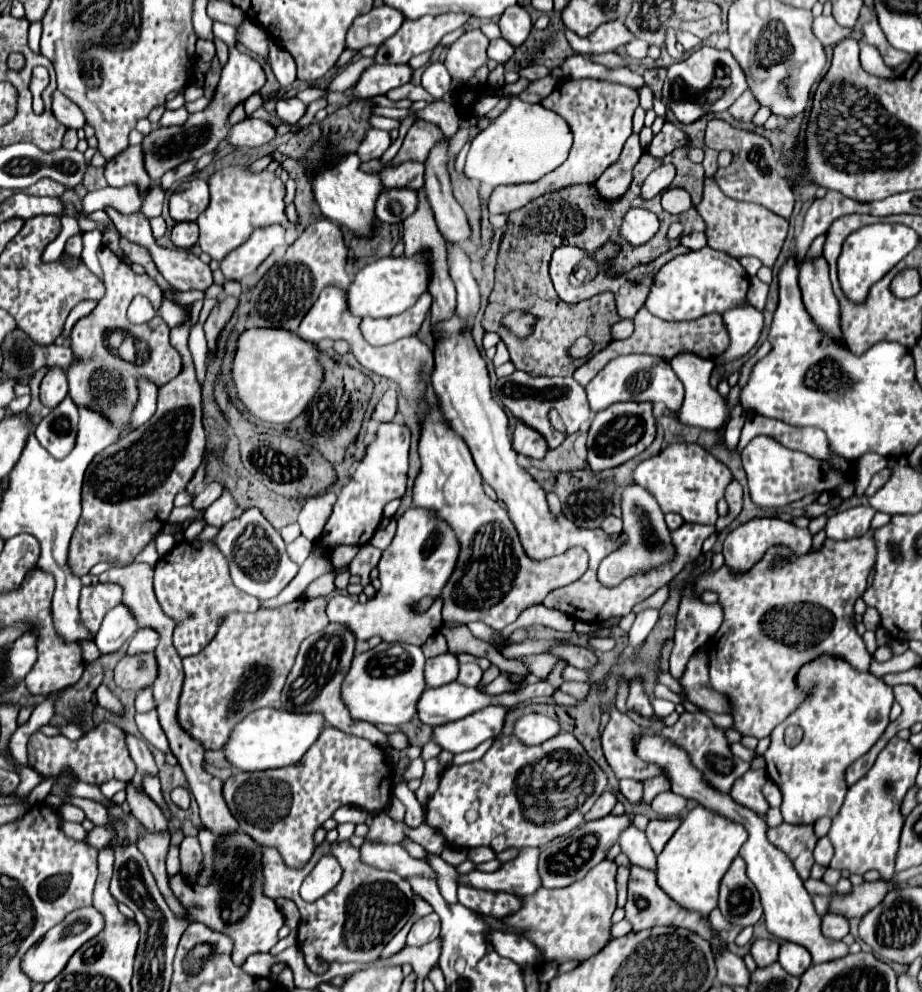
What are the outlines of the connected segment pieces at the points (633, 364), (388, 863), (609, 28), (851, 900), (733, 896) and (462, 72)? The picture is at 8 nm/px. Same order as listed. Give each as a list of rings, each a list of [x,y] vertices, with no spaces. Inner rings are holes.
[[[634,354],[634,356],[620,356],[616,360],[610,360],[600,374],[586,386],[590,408],[594,412],[608,408],[614,402],[626,402],[626,400],[640,400],[640,402],[664,402],[666,408],[672,412],[678,412],[684,400],[684,386],[678,380],[678,376],[672,372],[670,362],[660,356],[648,356],[648,354]]]
[[[364,840],[360,846],[360,862],[380,870],[392,870],[402,878],[416,874],[436,876],[426,862],[412,858],[400,844],[382,844],[382,842]]]
[[[612,20],[608,24],[602,24],[592,36],[580,38],[574,32],[566,32],[568,44],[572,46],[574,52],[580,54],[604,54],[604,52],[614,52],[622,46],[626,46],[634,36],[632,32],[624,26],[622,20]]]
[[[880,880],[876,884],[864,882],[862,886],[854,886],[854,892],[848,896],[840,896],[840,894],[834,896],[834,900],[830,902],[830,912],[844,914],[846,918],[862,918],[876,904],[880,904],[880,900],[892,888],[896,888],[896,886],[892,886],[884,880]]]
[[[740,856],[734,858],[720,882],[718,908],[730,924],[738,926],[754,926],[762,916],[758,890],[746,876],[746,864]]]
[[[468,30],[460,36],[446,54],[446,68],[452,78],[460,78],[464,84],[476,68],[488,61],[487,48],[490,40],[482,34],[482,30]]]

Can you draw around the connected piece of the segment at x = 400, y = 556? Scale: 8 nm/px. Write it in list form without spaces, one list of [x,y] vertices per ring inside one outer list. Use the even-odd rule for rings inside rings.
[[[408,508],[398,516],[398,528],[392,544],[382,552],[378,562],[380,570],[380,590],[374,600],[360,604],[350,596],[334,596],[326,608],[330,622],[344,624],[356,640],[368,640],[372,636],[382,636],[386,642],[406,642],[422,646],[430,636],[438,634],[442,628],[442,588],[448,584],[460,554],[460,542],[446,520],[438,518],[436,512],[426,508]],[[424,596],[432,596],[434,602],[424,614],[414,614],[410,604]]]

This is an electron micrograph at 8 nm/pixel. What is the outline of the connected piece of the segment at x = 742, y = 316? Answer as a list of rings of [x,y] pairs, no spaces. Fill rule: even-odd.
[[[732,308],[724,312],[724,326],[730,342],[728,348],[714,358],[716,368],[744,358],[754,350],[764,326],[764,316],[756,308]]]

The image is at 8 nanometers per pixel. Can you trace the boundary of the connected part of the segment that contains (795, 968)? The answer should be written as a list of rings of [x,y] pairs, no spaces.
[[[784,942],[780,946],[778,962],[788,974],[802,976],[806,972],[806,968],[812,964],[812,958],[810,958],[810,952],[806,948],[802,948],[794,942]]]

